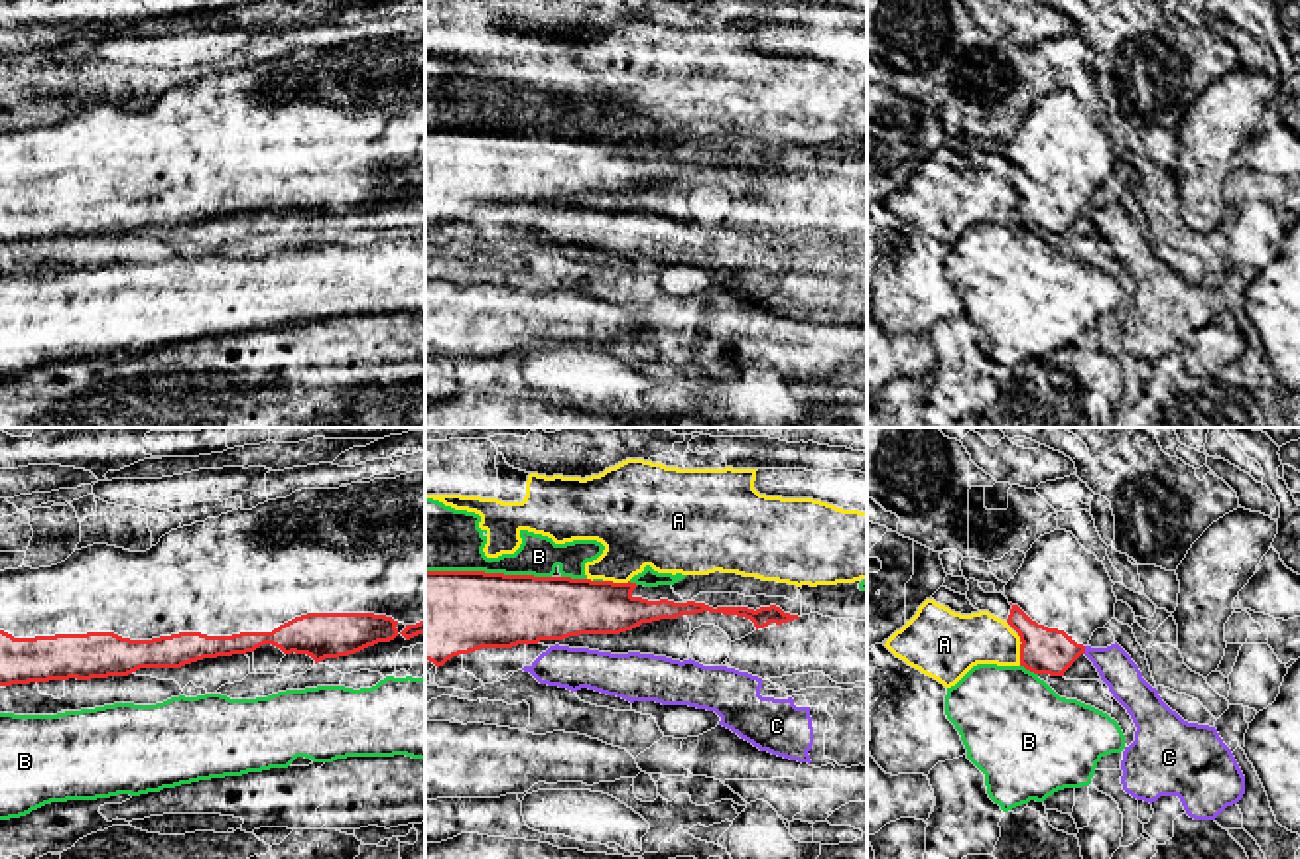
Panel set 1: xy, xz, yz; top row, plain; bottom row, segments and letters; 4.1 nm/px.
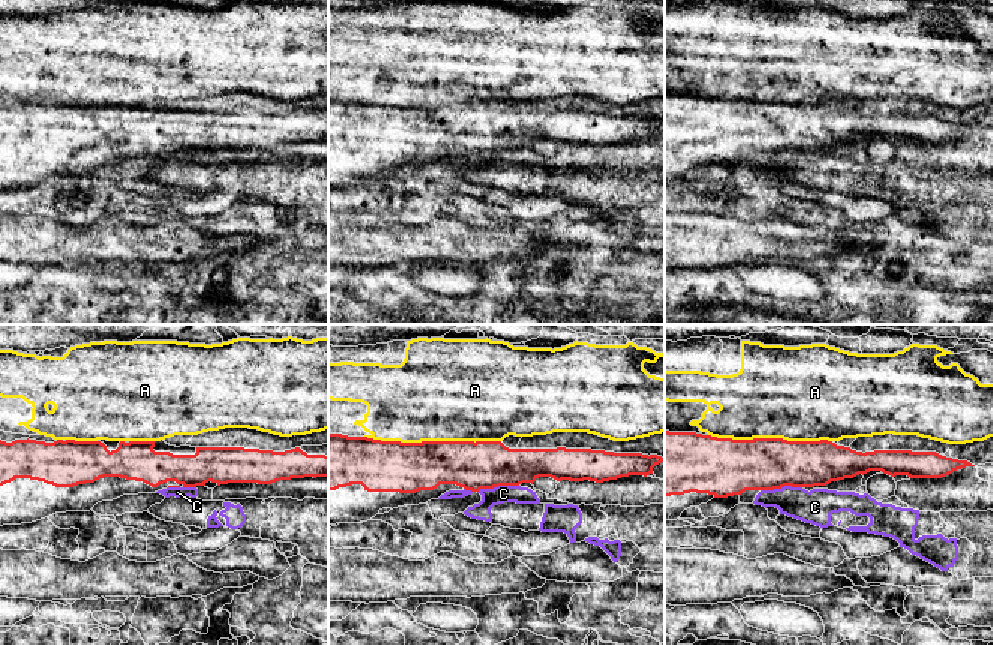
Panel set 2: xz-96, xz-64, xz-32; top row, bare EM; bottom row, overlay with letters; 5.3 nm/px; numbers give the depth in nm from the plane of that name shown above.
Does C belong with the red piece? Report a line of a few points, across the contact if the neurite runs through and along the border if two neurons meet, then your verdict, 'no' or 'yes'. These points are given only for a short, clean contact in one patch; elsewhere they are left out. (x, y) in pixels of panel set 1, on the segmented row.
line yz (1084, 647), (1086, 653); no

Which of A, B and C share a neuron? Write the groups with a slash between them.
A / B / C

